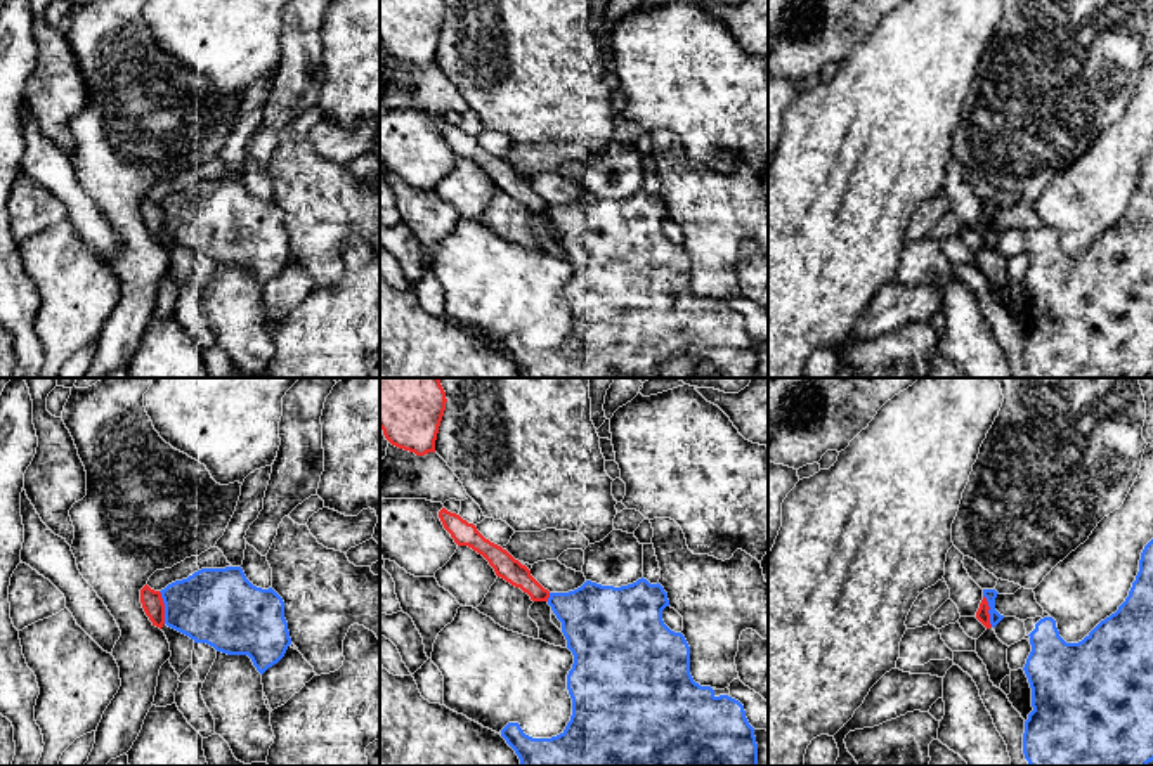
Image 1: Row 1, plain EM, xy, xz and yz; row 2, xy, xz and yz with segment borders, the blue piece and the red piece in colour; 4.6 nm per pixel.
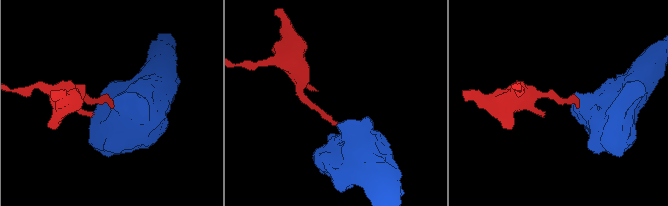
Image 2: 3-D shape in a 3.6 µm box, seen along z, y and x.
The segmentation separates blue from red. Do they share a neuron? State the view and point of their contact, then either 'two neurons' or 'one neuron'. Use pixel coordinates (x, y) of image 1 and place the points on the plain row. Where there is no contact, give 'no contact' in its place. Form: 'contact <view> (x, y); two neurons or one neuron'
contact xy (165, 219); two neurons

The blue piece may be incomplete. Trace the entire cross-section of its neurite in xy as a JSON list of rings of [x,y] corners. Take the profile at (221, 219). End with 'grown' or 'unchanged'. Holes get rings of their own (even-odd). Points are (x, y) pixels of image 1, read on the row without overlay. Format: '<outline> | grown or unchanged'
[[[241,179],[201,180],[160,204],[168,239],[217,263],[248,267],[260,286],[291,256],[283,210],[253,198]]] | unchanged

